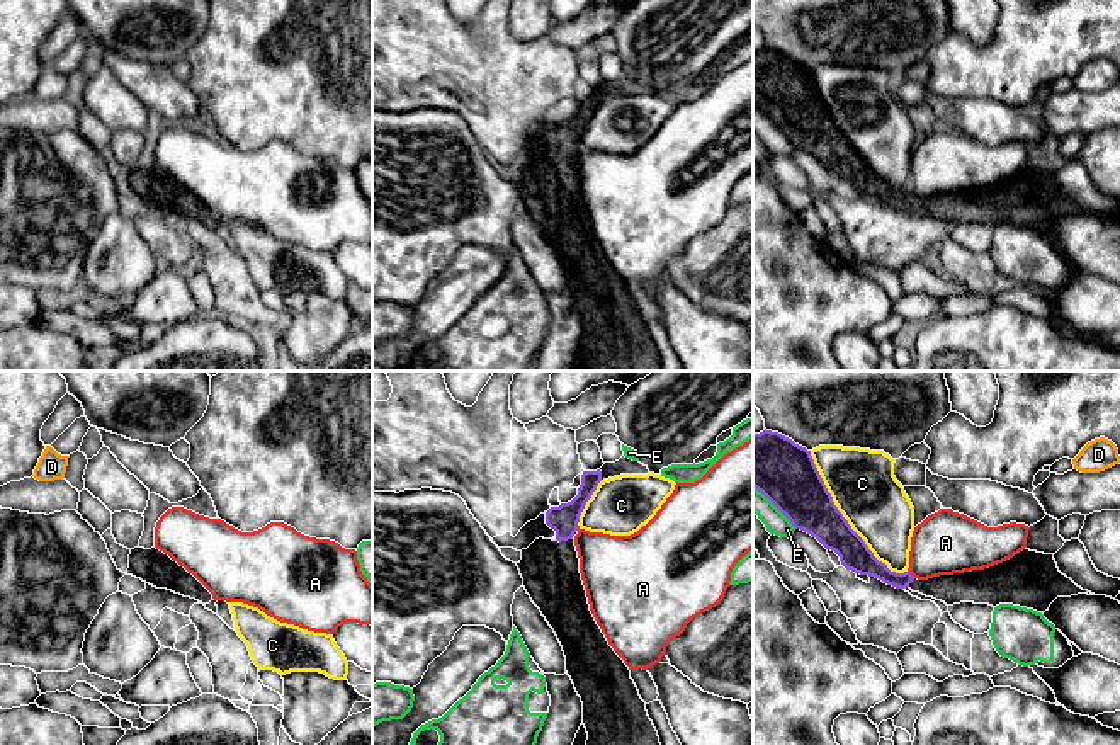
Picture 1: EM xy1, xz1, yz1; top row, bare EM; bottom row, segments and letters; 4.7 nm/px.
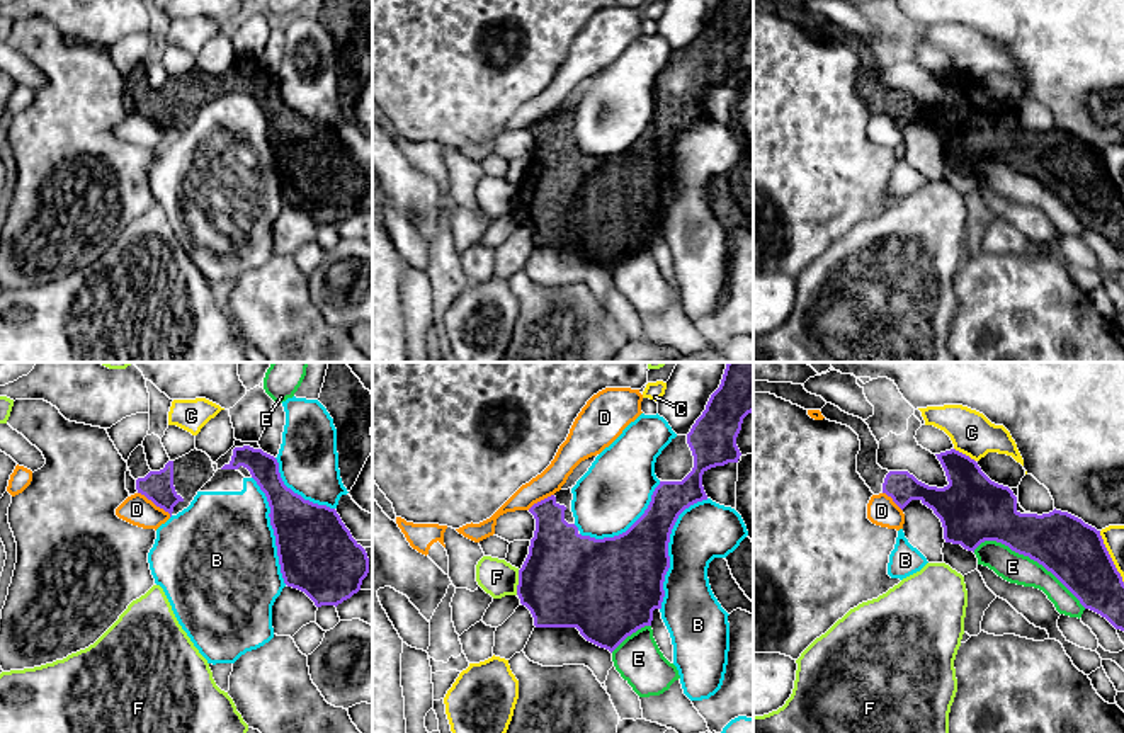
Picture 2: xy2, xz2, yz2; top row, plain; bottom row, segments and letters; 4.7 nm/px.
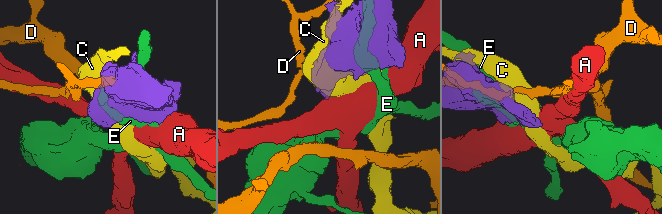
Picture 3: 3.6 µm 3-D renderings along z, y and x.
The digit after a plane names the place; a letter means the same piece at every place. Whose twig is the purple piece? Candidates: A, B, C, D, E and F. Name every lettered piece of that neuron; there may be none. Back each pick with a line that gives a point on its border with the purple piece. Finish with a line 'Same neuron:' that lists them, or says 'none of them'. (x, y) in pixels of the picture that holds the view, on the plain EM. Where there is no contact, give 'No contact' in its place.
Same neuron: none of them

